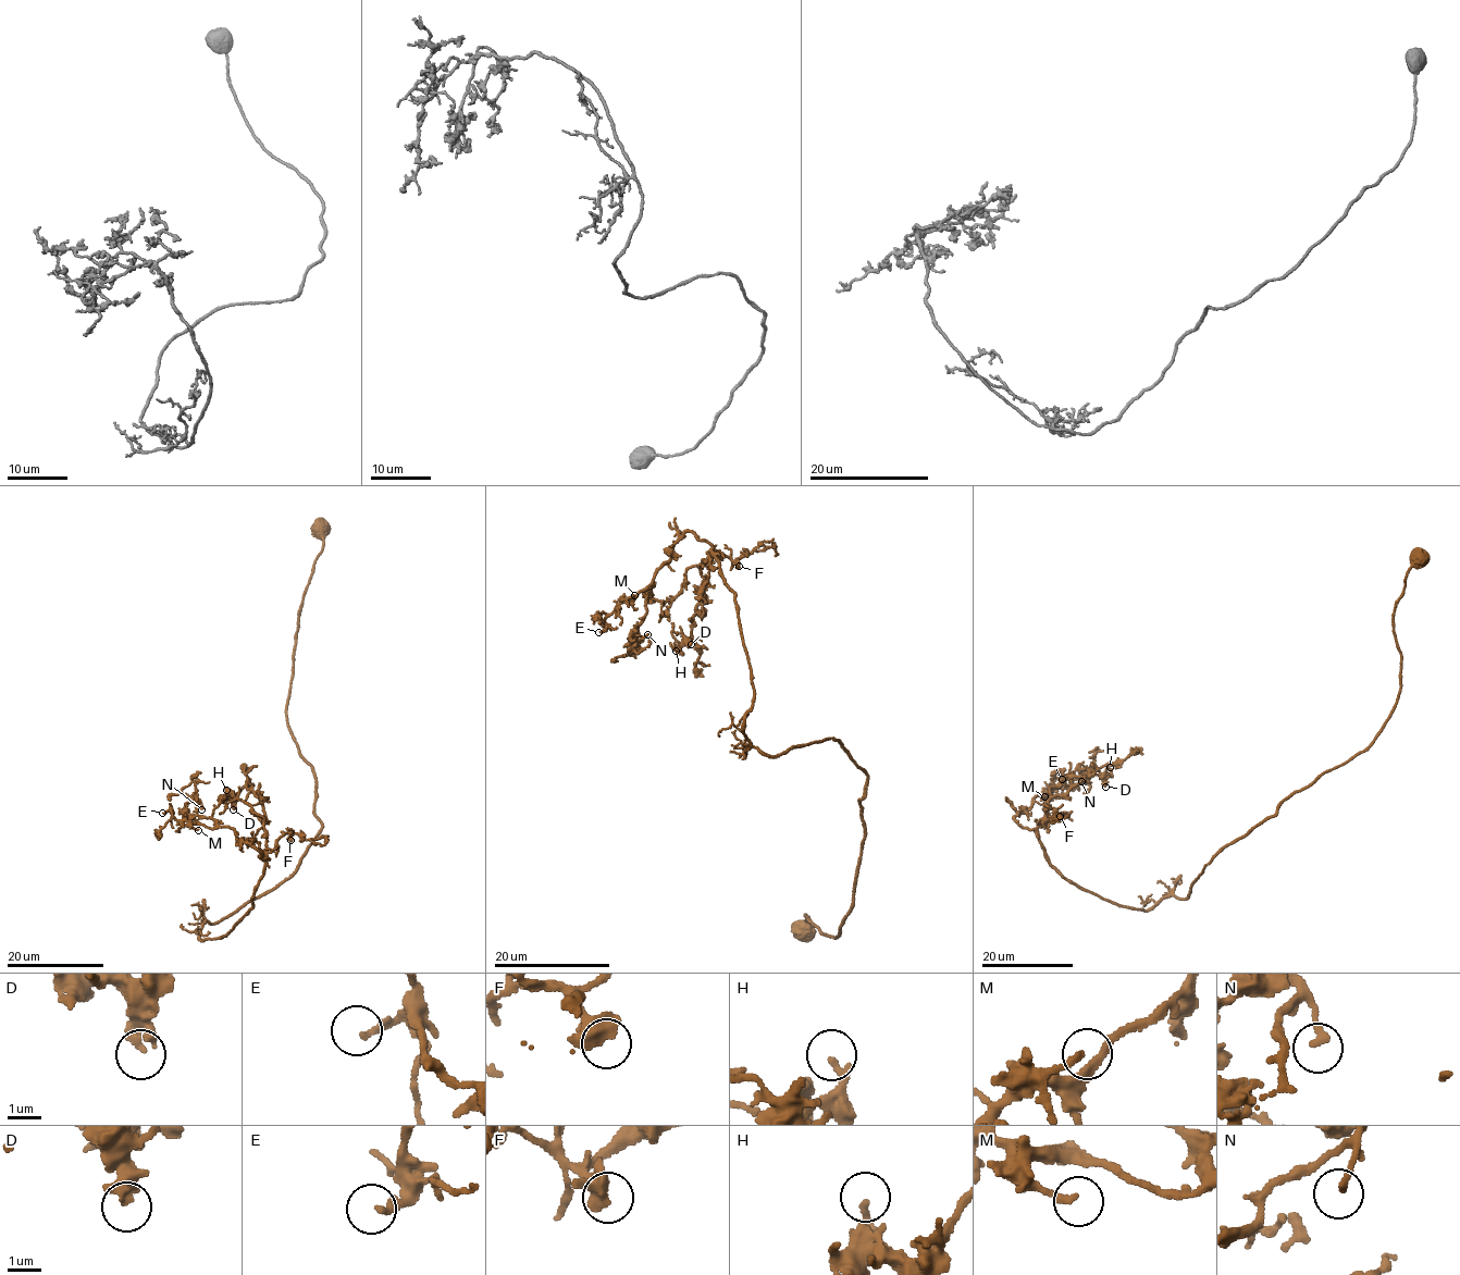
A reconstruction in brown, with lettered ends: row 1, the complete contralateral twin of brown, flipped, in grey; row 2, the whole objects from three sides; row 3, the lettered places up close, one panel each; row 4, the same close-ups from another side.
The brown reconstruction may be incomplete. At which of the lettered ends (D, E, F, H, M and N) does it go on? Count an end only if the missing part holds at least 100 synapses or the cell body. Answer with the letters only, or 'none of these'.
none of these

